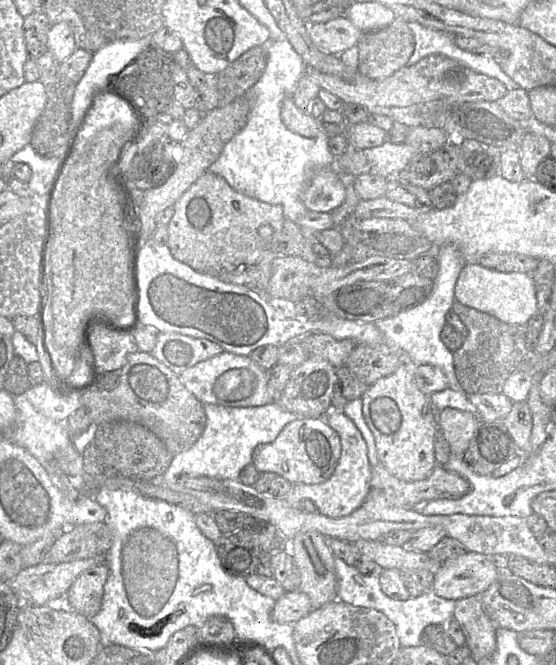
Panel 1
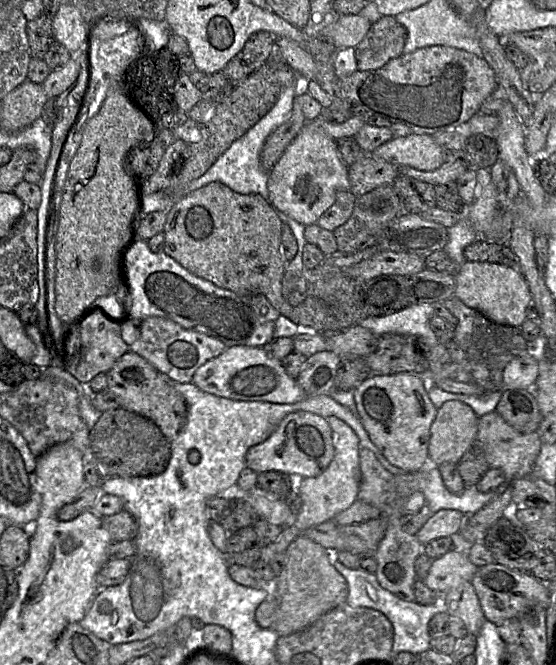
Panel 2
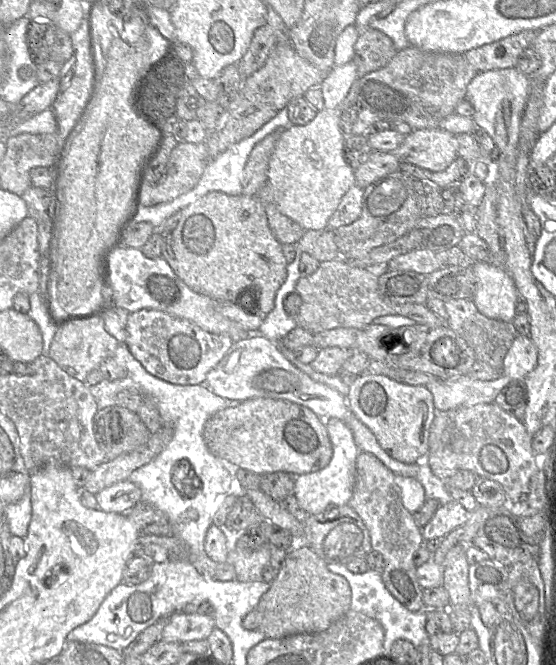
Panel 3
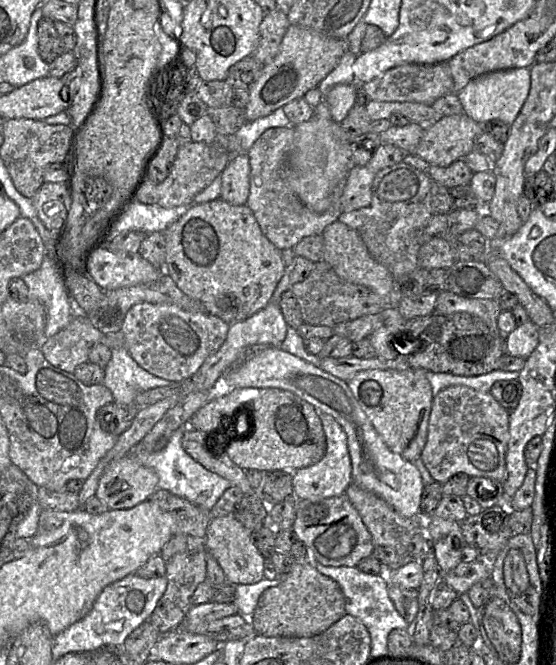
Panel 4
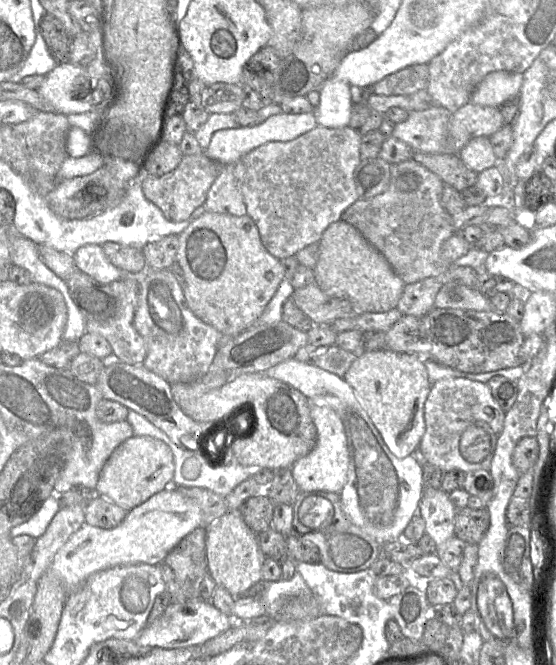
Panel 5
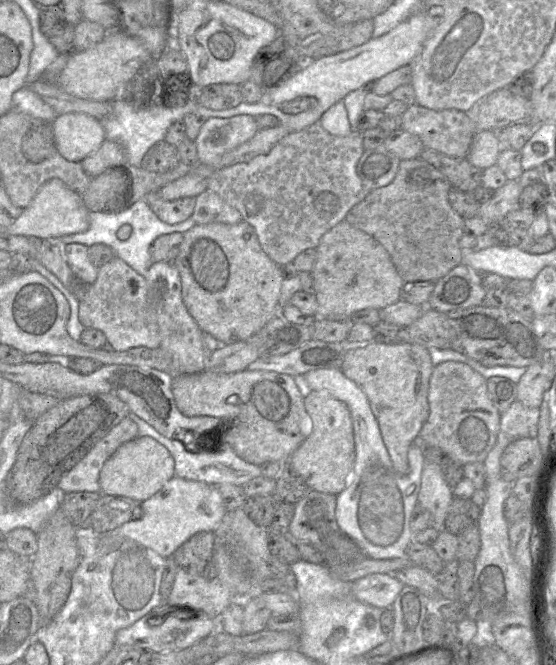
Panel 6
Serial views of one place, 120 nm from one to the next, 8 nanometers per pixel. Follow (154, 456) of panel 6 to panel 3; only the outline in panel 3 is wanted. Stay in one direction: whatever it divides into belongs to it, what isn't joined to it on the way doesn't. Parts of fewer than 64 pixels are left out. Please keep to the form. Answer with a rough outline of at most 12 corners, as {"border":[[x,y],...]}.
{"border":[[126,479],[95,496],[100,510],[126,513],[141,490]]}

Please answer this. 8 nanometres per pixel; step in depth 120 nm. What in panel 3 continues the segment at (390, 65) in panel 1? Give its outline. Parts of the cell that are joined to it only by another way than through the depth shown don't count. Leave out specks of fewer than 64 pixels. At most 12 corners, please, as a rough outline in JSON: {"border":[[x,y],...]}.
{"border":[[360,32],[353,61],[360,78],[388,65],[398,51],[389,36]]}

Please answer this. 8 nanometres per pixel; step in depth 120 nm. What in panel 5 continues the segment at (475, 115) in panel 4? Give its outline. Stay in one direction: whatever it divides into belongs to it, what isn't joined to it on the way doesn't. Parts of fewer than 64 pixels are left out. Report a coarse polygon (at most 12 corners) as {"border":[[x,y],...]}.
{"border":[[490,72],[470,102],[501,107],[519,96],[523,73]]}

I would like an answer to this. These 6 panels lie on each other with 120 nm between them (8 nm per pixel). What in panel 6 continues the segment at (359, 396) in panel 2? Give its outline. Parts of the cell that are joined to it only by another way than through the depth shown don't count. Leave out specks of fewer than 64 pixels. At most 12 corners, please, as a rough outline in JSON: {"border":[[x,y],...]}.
{"border":[[348,345],[343,374],[366,394],[394,470],[429,417],[422,345]]}

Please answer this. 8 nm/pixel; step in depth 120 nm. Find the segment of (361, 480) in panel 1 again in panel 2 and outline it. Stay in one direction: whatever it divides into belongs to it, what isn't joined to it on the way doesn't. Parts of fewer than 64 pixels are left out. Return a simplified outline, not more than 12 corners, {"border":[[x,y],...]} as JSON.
{"border":[[331,416],[335,454],[318,476],[300,478],[302,508],[260,560],[269,562],[358,498],[360,442]]}

